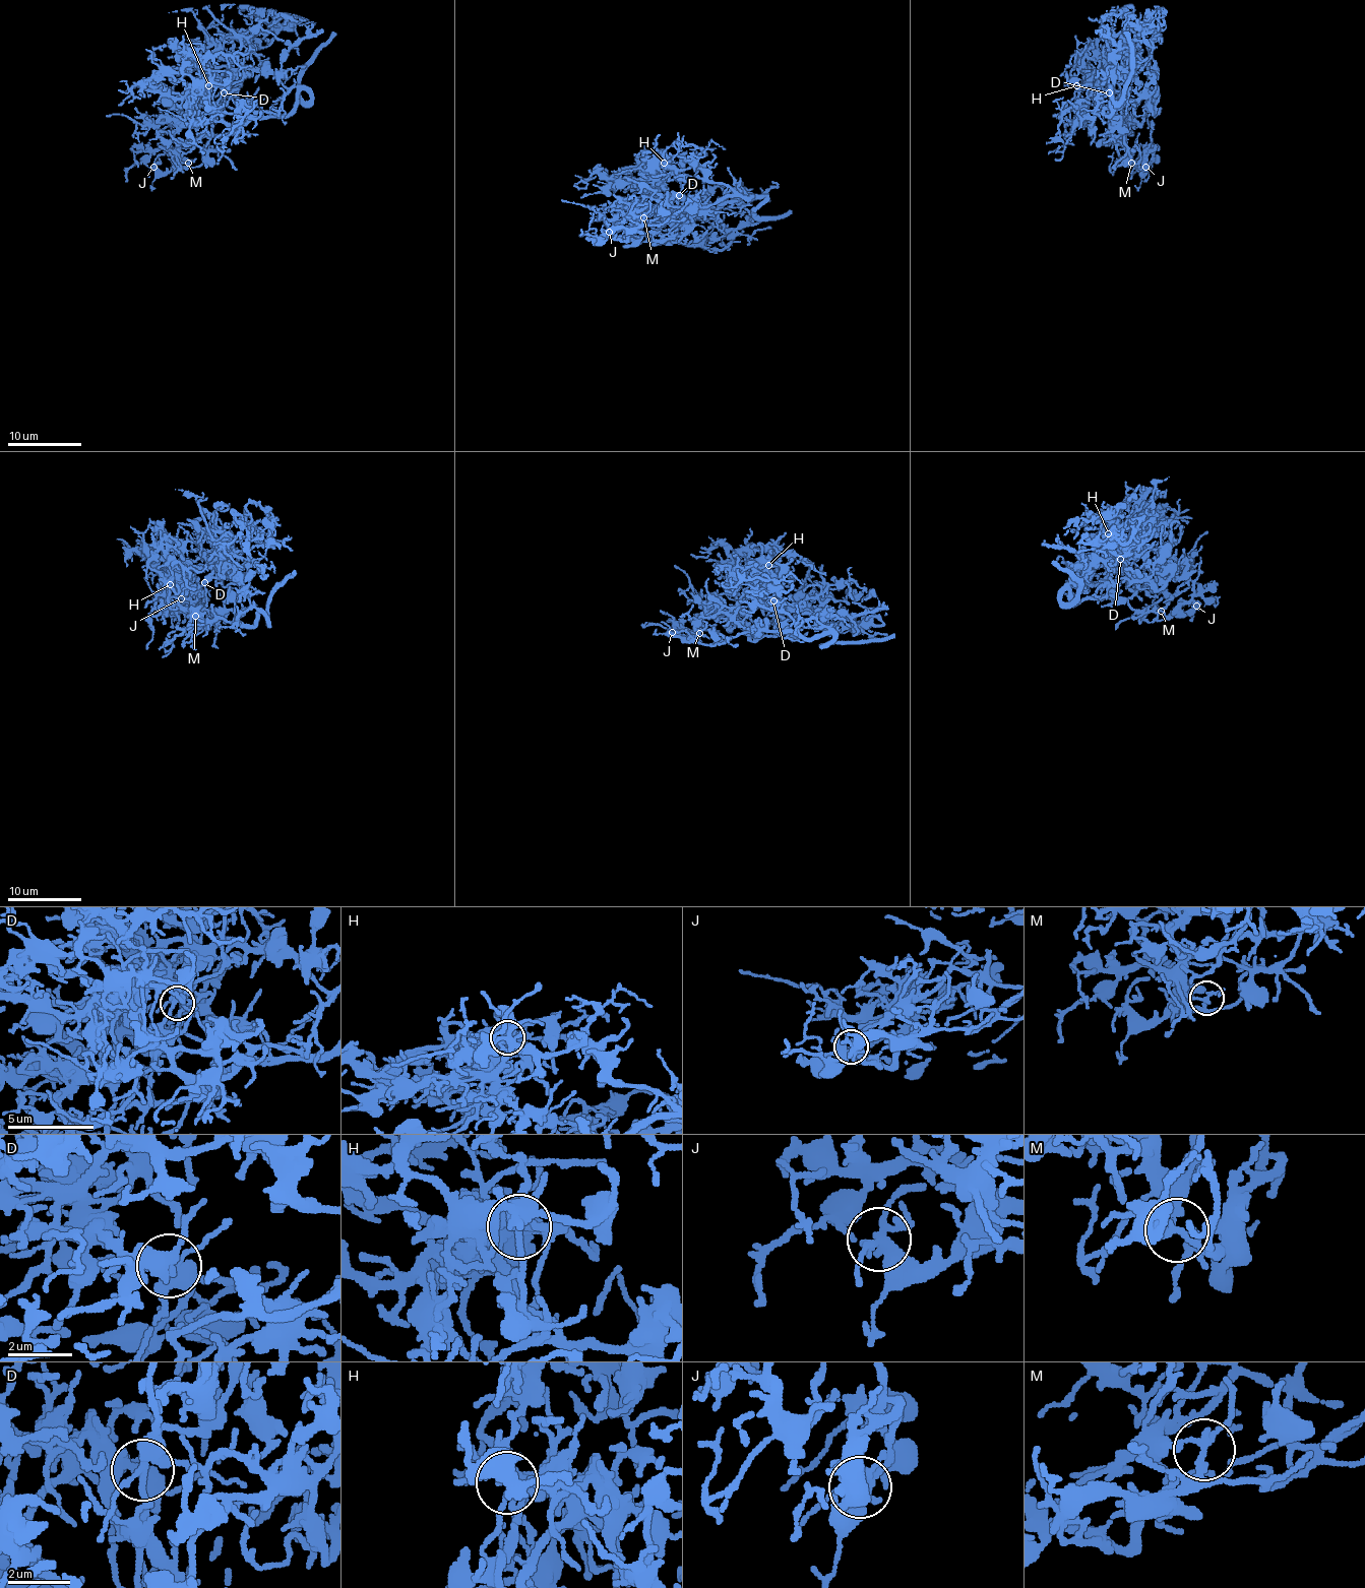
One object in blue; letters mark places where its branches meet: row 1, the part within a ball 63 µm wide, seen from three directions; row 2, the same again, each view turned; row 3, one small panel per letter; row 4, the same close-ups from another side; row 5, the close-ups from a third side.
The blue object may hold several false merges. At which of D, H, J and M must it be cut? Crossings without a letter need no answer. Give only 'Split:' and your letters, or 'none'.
Split: none

